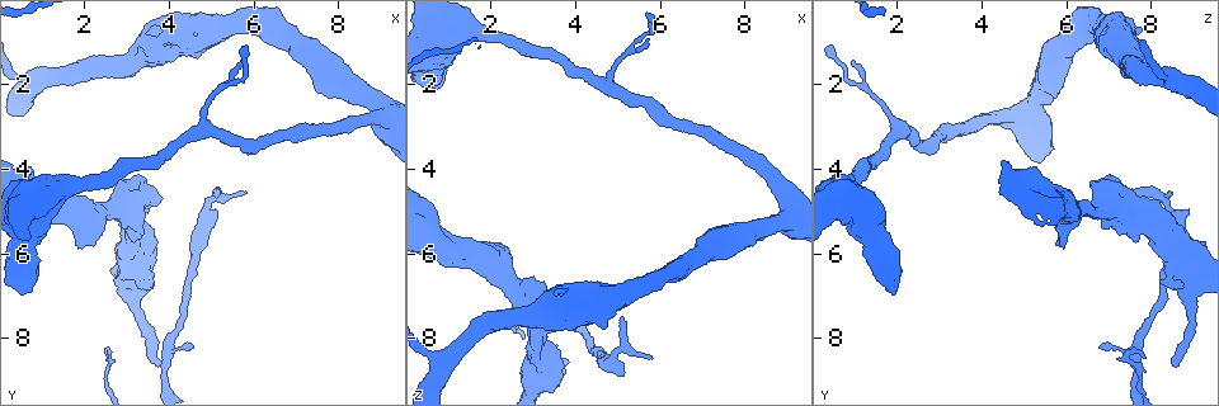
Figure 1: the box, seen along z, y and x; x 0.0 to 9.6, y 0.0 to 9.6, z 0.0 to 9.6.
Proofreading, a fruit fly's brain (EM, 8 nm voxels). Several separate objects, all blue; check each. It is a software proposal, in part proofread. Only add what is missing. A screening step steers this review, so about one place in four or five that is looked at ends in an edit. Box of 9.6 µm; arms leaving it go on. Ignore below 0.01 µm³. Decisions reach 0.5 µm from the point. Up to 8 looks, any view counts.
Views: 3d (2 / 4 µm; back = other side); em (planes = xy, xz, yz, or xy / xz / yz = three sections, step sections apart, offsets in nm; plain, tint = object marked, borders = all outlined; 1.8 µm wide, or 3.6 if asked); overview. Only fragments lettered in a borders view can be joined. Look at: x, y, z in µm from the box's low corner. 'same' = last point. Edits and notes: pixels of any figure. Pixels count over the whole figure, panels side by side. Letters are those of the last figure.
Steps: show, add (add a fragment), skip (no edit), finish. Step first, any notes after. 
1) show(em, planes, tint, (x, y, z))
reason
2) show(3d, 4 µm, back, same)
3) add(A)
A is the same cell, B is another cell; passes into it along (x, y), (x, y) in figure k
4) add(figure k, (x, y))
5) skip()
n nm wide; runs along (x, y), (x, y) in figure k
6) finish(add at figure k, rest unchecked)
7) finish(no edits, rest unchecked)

show(em, planes, borders, (3.15, 5.80, 7.70))
free end

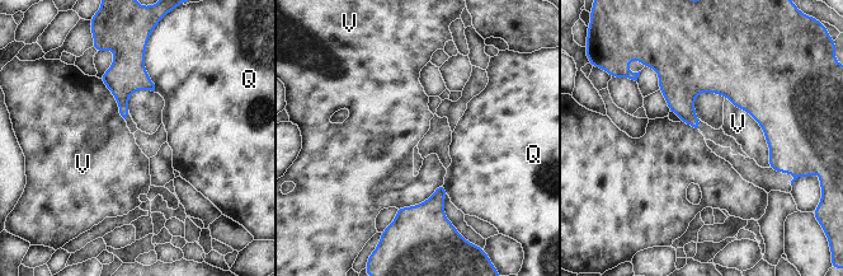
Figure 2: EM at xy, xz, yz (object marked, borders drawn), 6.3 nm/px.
skip()
Q and V are other cells; border along (725, 97), (761, 126), (769, 167) in figure 2; none of them fits

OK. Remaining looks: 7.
show(3d, 2 µm, (3.75, 8.60, 8.70))
an open end

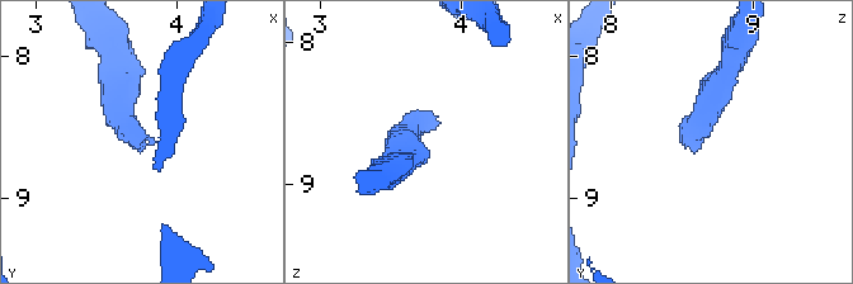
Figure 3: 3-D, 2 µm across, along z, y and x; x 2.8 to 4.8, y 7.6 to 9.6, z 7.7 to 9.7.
show(em, yz, step 8, tint, (3.78, 8.68, 8.62))
shape alone is not enough

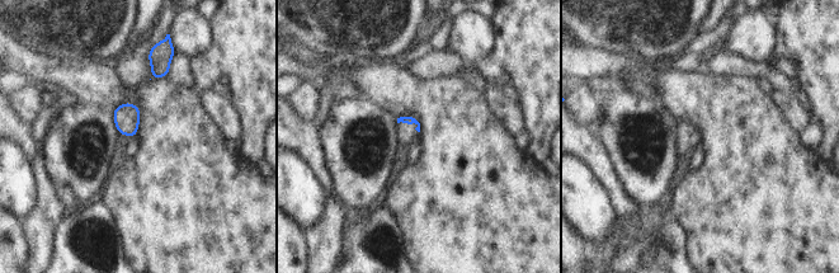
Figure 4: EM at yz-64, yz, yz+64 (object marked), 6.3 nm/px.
show(em, planes, borders, same)

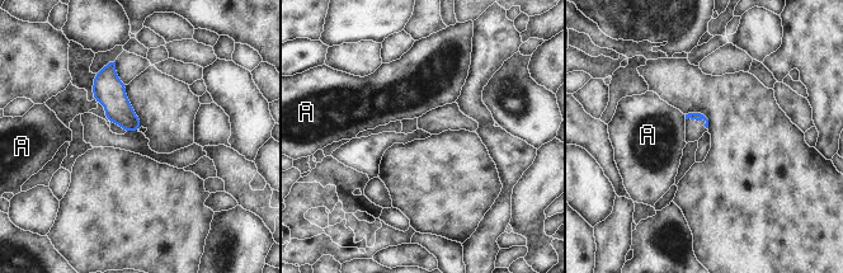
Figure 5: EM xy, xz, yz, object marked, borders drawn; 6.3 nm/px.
skip()
A is another cell; none of them fits

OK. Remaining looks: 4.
show(3d, 4 µm, (2.40, 5.55, 5.90))
branch stops here

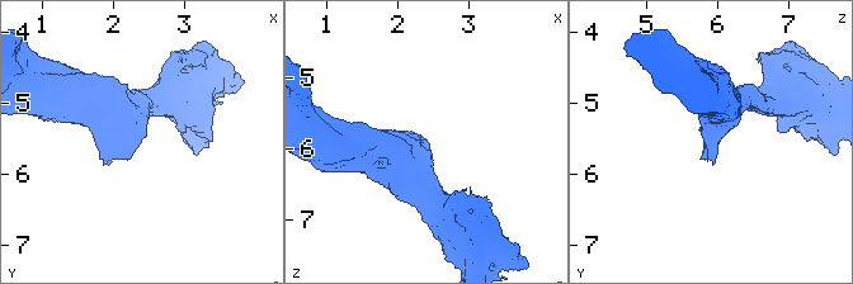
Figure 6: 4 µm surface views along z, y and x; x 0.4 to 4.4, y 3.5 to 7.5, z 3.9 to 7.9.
show(em, 3.6 µm, planes, borders, (2.35, 5.55, 5.90))
now the EM

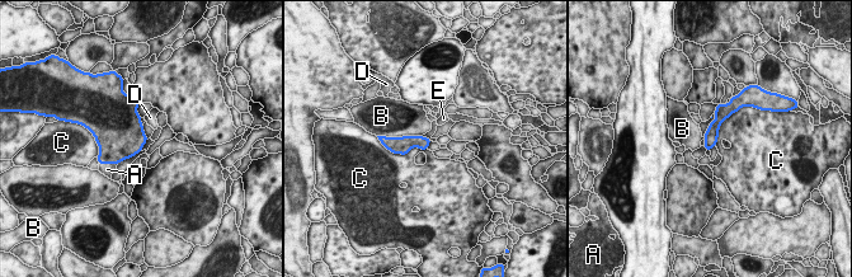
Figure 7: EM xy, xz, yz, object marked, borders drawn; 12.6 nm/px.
add(A)
A is the same cell, B, C, D and E are other cells; passes into it along (116, 144), (111, 163), (107, 169) in figure 7; it goes on there

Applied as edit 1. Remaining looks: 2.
finish(add at figure 7, rest unchecked)

